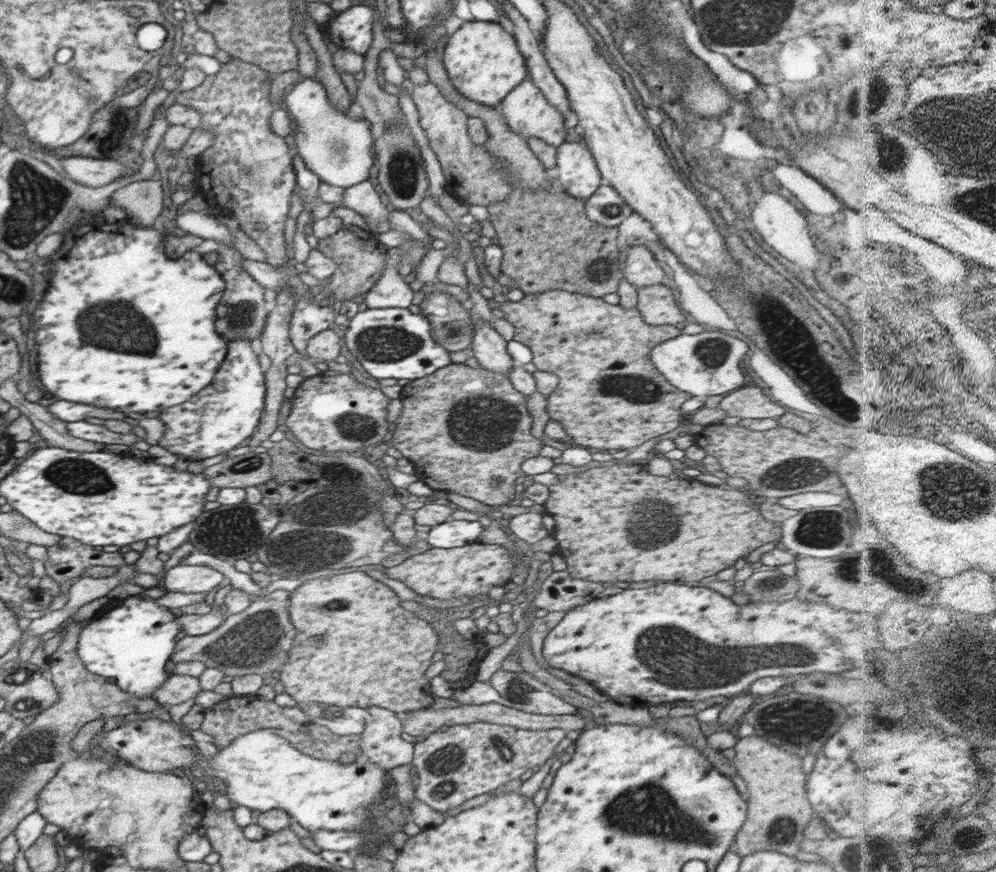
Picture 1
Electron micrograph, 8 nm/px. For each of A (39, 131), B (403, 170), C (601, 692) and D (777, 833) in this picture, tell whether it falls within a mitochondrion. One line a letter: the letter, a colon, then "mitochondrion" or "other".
A: other
B: mitochondrion
C: other
D: mitochondrion

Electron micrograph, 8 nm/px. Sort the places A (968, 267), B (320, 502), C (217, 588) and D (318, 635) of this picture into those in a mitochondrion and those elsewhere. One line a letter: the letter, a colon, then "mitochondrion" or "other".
A: other
B: mitochondrion
C: other
D: mitochondrion

